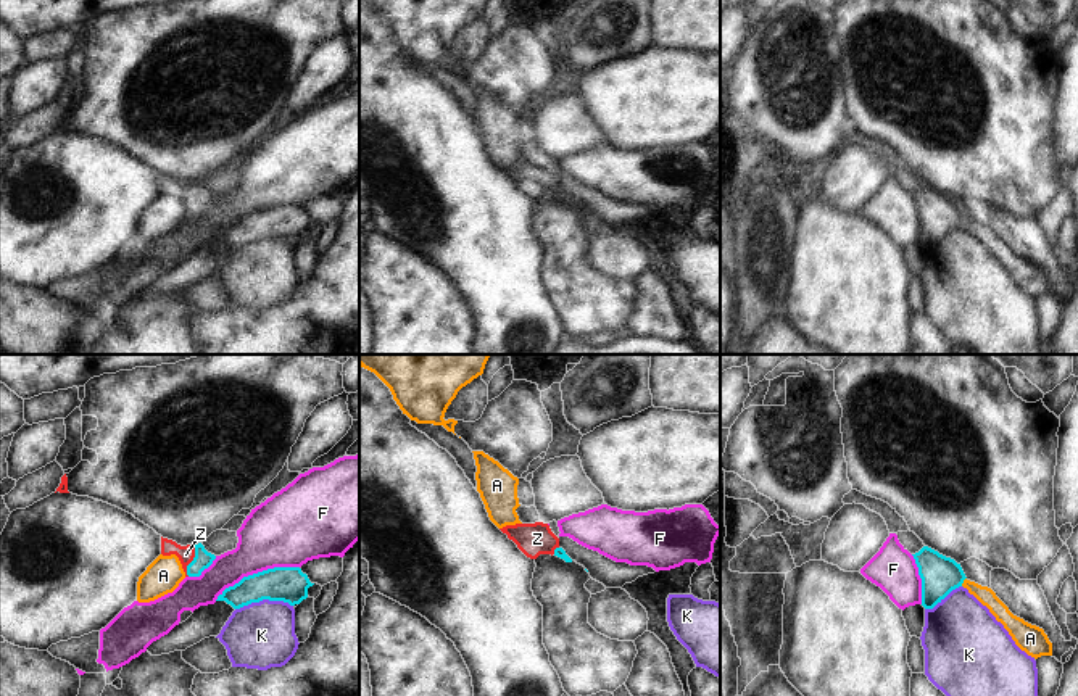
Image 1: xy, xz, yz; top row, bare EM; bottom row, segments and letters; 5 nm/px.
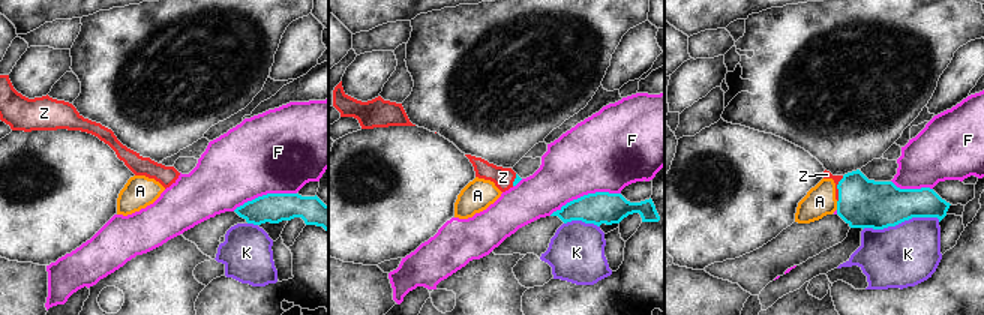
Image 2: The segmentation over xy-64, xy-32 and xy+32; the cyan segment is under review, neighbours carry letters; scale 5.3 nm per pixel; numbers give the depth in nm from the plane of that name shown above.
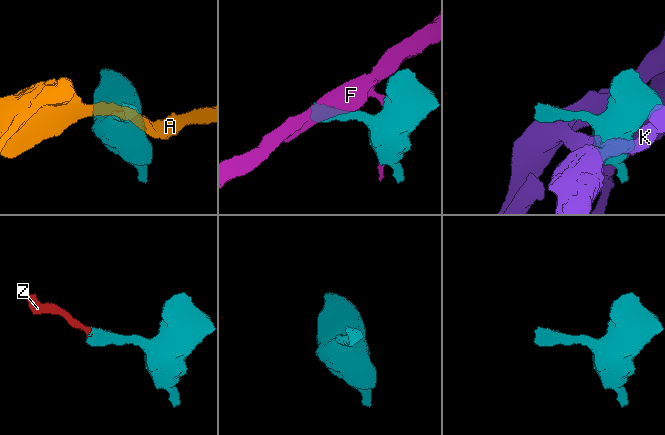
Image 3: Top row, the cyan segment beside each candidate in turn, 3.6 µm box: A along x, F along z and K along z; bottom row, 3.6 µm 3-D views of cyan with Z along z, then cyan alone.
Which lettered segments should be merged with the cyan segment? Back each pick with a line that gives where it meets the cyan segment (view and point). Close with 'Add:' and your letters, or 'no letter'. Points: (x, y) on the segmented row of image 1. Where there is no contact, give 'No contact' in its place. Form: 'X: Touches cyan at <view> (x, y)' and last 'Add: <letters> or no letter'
Z: Touches cyan at xy (192, 561)
Add: Z

